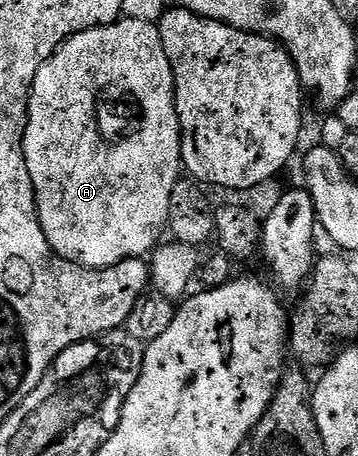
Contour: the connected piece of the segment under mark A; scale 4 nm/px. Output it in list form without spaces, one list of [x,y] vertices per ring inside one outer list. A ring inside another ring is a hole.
[[[124,17],[113,25],[95,25],[92,29],[82,31],[70,39],[66,39],[56,48],[54,55],[38,67],[32,84],[32,96],[28,99],[28,122],[24,132],[24,154],[26,155],[26,167],[30,171],[30,179],[36,196],[36,210],[42,223],[42,231],[50,243],[50,247],[65,261],[72,261],[75,265],[81,265],[87,269],[109,269],[123,261],[129,261],[131,257],[147,258],[157,245],[161,244],[163,233],[168,229],[168,216],[170,215],[170,195],[174,187],[182,179],[182,158],[184,155],[184,135],[180,131],[180,116],[176,110],[176,80],[170,59],[162,47],[162,35],[159,24],[142,19],[130,19]],[[109,87],[129,89],[143,106],[144,129],[140,130],[140,137],[132,137],[125,146],[106,147],[105,141],[101,141],[98,135],[98,121],[94,119],[94,107],[98,94]]]

